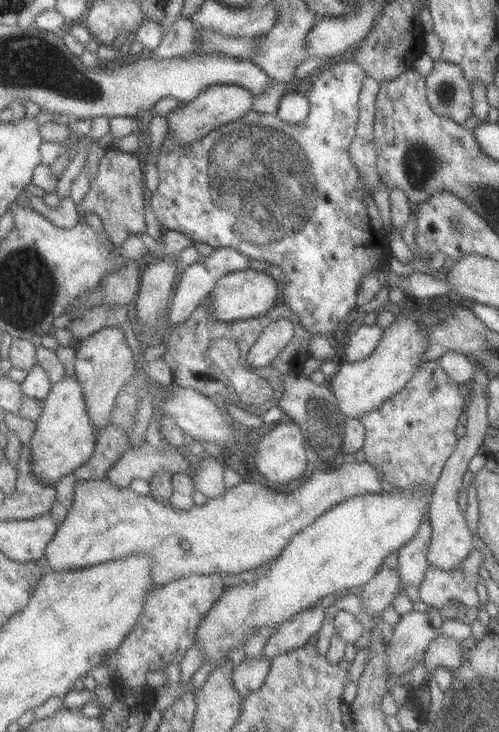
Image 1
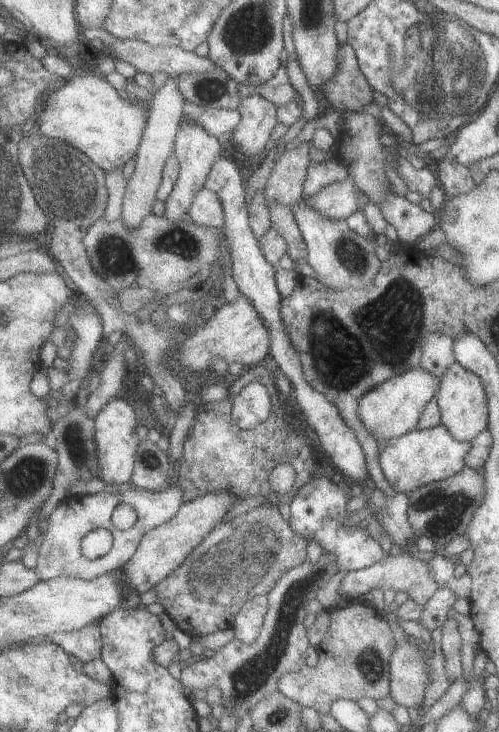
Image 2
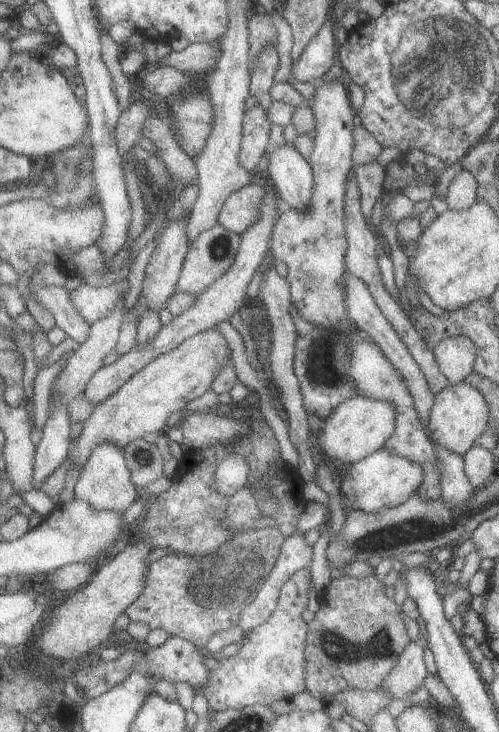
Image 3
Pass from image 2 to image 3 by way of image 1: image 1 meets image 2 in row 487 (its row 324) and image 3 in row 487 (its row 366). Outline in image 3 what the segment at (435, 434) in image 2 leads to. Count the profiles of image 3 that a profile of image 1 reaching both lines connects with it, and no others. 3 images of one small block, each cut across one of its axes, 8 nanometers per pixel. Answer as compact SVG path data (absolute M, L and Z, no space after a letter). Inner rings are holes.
M381 447L358 463L348 466L346 476L341 481L340 491L350 500L351 508L364 512L377 512L398 507L409 500L422 484L422 478L424 470L418 462L388 452L386 448Z

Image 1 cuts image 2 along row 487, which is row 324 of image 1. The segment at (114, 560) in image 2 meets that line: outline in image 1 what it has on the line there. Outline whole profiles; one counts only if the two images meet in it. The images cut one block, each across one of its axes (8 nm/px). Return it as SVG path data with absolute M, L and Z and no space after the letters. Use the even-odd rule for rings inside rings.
M217 248L205 260L202 259L190 266L190 268L187 268L184 274L180 276L181 281L177 284L176 295L173 298L172 308L170 308L170 312L167 314L167 326L163 335L165 337L169 335L168 330L171 325L177 328L185 324L188 320L191 320L200 305L210 297L212 290L218 286L218 282L220 282L222 276L246 270L248 269L248 264L250 264L250 259L240 254L237 250Z

